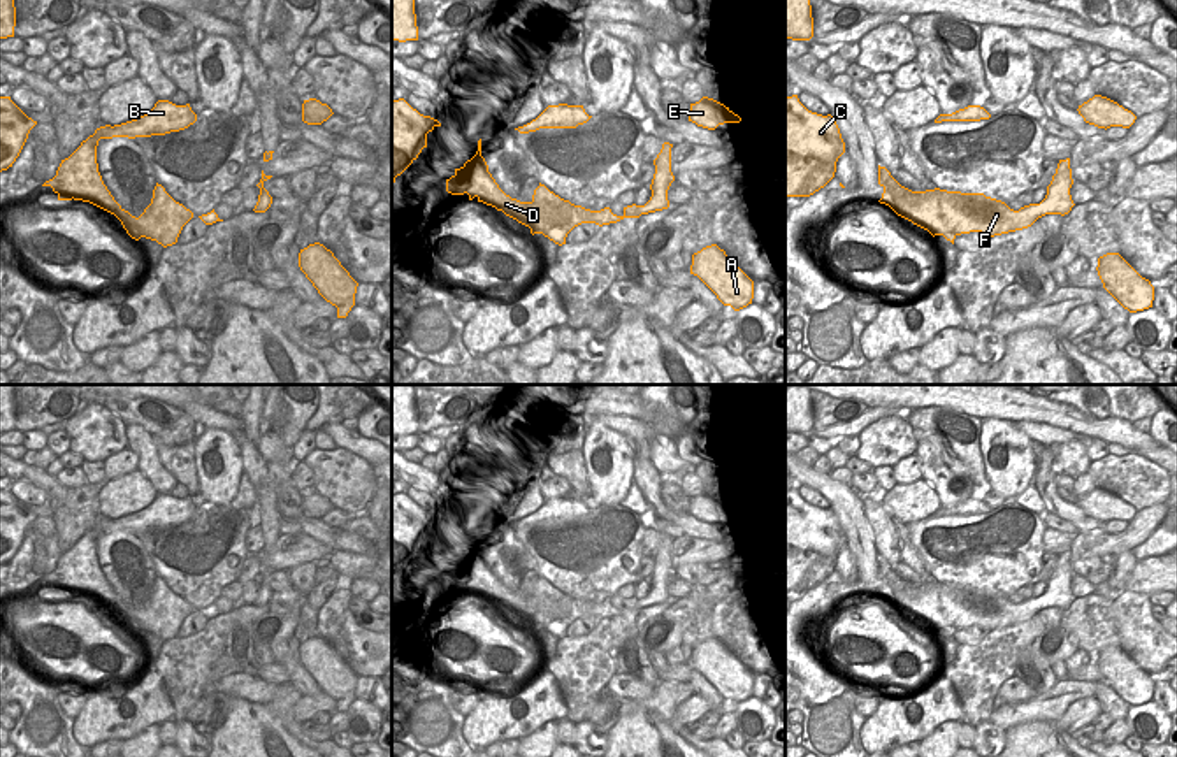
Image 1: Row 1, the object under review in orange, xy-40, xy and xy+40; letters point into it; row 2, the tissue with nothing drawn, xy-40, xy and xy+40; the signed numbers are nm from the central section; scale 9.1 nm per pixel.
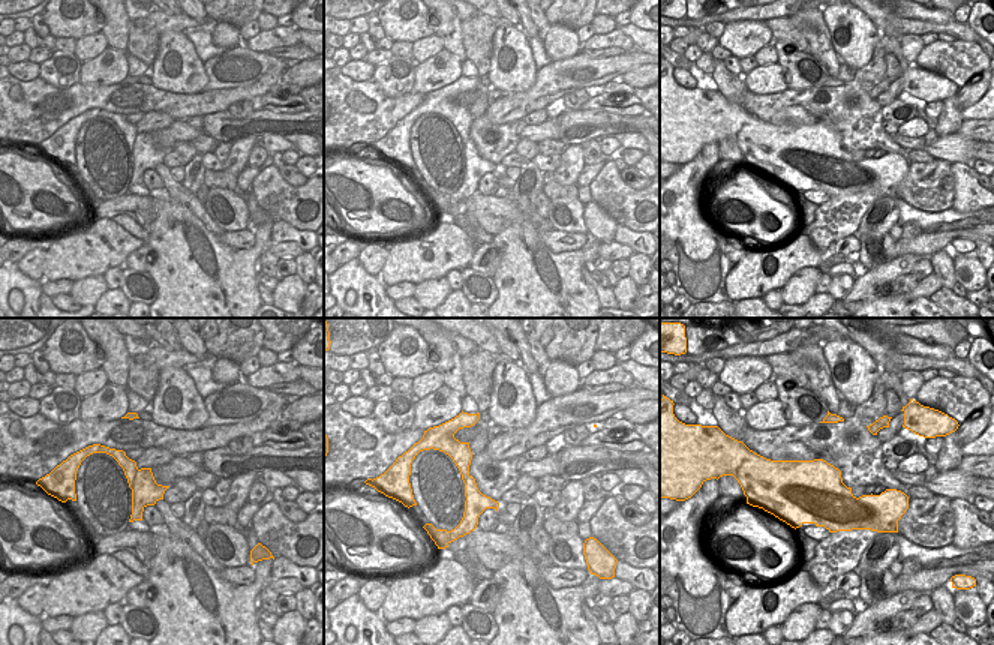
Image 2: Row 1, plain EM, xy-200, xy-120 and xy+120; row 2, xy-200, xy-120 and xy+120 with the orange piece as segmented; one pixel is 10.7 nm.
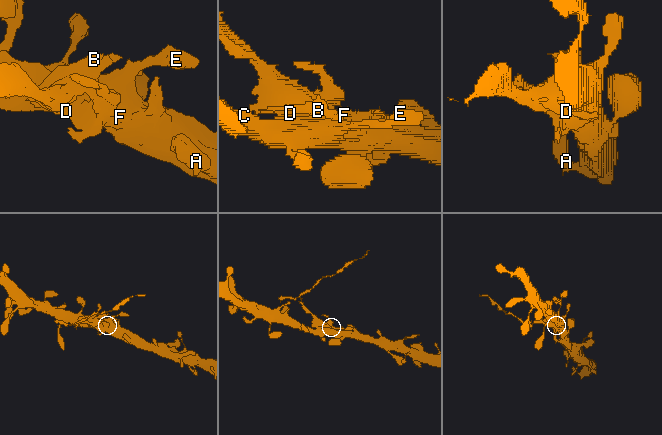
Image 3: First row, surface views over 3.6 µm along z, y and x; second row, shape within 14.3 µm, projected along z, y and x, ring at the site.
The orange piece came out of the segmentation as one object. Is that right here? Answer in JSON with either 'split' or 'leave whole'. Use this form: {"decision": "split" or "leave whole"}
{"decision": "split"}

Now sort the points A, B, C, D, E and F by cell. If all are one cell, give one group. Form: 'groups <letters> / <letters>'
groups A C E F / B D

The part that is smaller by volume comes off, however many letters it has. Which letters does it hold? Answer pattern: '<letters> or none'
B, D

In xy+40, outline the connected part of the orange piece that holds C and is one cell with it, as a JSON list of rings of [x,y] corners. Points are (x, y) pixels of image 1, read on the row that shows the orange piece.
[[[798,95],[785,98],[785,198],[824,188],[843,153],[845,142],[831,114],[808,111]]]

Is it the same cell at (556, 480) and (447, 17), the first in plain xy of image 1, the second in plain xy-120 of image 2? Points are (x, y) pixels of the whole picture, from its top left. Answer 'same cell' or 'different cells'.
same cell

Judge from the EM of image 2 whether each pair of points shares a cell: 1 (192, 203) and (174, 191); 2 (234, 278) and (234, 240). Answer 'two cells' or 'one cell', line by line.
1: one cell
2: two cells

